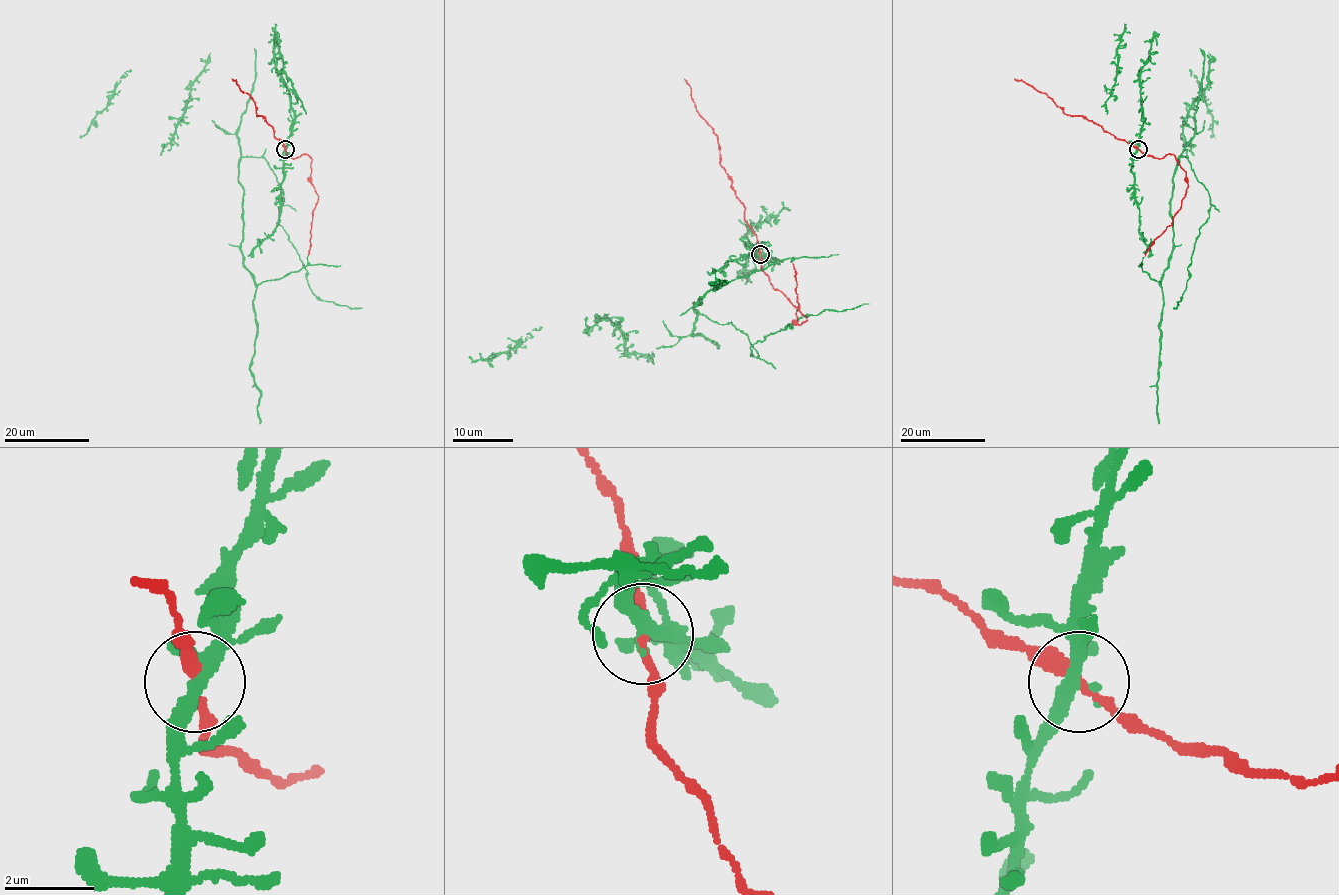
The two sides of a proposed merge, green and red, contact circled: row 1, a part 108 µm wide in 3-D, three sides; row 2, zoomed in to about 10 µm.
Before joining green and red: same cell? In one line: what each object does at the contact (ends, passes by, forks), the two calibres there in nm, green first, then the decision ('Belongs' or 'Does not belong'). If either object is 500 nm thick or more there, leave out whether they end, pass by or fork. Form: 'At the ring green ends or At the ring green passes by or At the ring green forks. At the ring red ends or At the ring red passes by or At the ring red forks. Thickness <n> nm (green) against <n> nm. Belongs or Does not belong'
At the ring green passes by. At the ring red passes by. Thickness 360 nm (green) against 240 nm. Belongs

